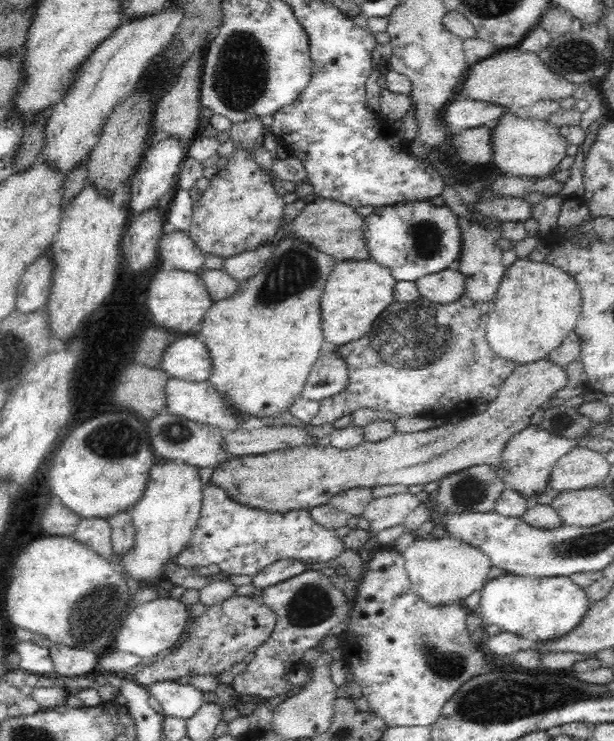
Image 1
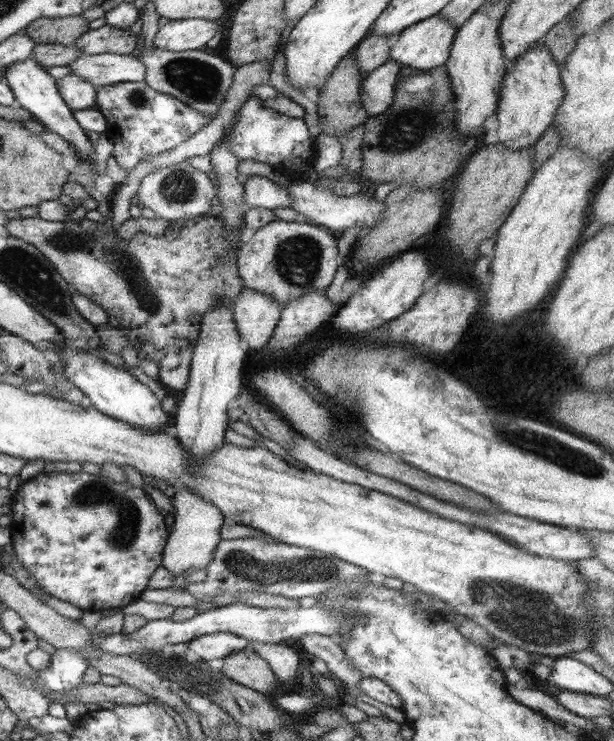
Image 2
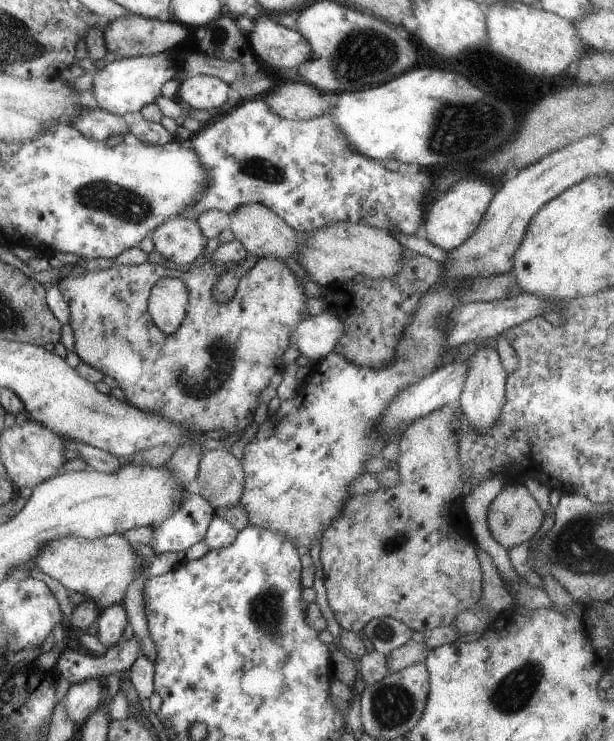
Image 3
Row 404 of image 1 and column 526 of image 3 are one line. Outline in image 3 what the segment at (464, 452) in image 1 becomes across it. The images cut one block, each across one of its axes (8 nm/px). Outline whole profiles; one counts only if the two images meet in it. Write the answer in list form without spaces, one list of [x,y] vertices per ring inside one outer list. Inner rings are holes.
[[[520,481],[506,483],[496,498],[490,503],[487,512],[487,525],[490,534],[497,543],[510,551],[515,546],[530,539],[538,532],[544,522],[545,512],[540,509],[538,502]]]

